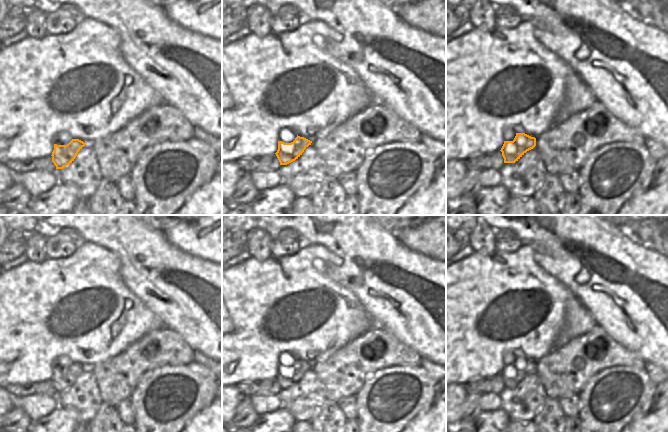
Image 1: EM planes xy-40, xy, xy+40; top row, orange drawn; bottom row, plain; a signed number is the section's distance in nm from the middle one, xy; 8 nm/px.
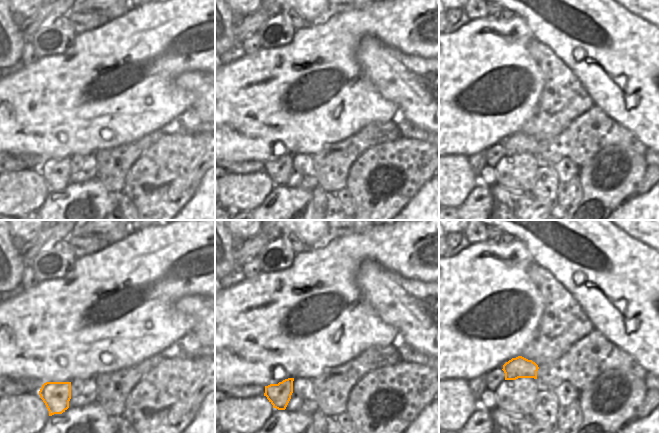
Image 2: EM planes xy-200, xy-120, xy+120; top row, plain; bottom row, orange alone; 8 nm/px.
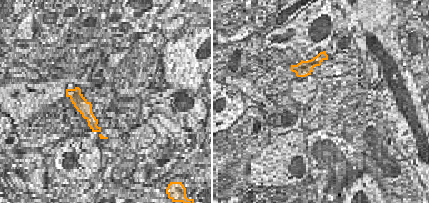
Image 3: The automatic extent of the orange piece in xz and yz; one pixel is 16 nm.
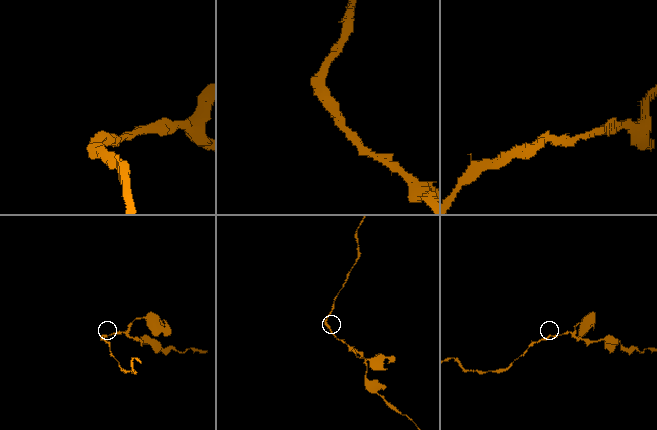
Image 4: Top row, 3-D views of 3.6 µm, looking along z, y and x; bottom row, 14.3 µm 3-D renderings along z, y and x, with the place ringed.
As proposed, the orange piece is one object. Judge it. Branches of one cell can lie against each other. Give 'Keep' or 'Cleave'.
Keep.

